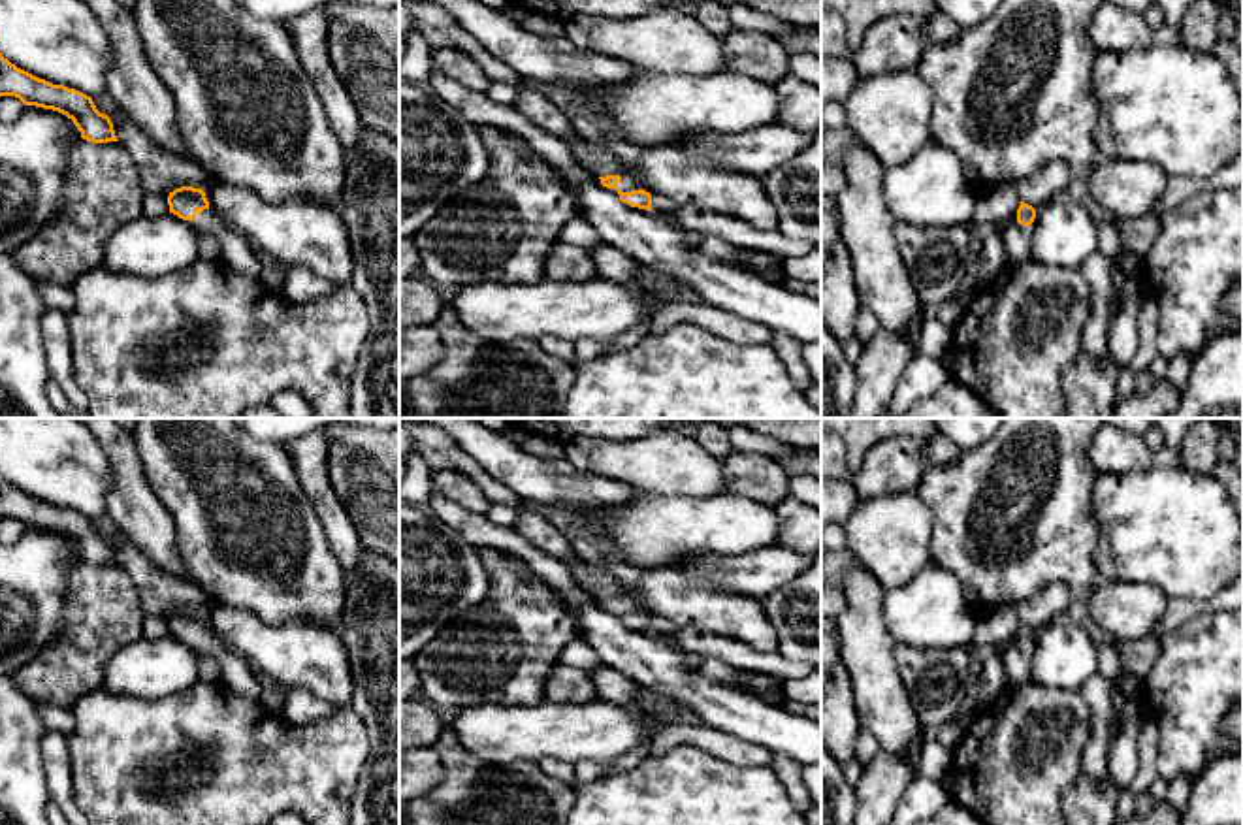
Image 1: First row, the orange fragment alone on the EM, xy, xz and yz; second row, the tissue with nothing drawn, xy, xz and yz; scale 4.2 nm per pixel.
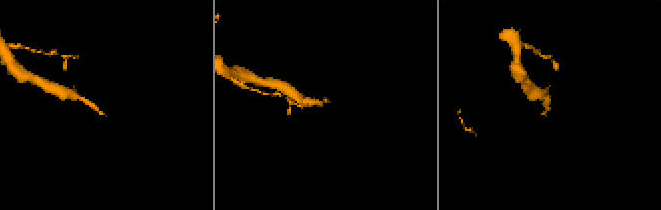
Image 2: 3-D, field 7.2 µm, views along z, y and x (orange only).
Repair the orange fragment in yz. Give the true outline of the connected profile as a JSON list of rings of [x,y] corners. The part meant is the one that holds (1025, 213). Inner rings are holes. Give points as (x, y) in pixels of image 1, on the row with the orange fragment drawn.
[[[1021,202],[1017,220],[1002,230],[1006,245],[1006,266],[1032,262],[1032,232],[1030,224],[1036,218],[1036,209]]]

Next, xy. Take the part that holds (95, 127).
[[[0,55],[0,96],[15,96],[24,105],[53,109],[73,121],[81,138],[92,143],[119,141],[113,122],[100,113],[90,96],[40,79]]]

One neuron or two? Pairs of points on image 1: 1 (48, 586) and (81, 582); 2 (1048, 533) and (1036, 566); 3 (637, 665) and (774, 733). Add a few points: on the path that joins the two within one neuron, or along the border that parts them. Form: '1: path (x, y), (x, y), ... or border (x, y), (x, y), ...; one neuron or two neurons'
1: border (81, 560), (70, 571), (63, 618), (57, 628); two neurons
2: path (1040, 541), (1036, 558); one neuron
3: path (671, 677), (699, 699), (741, 714); one neuron

